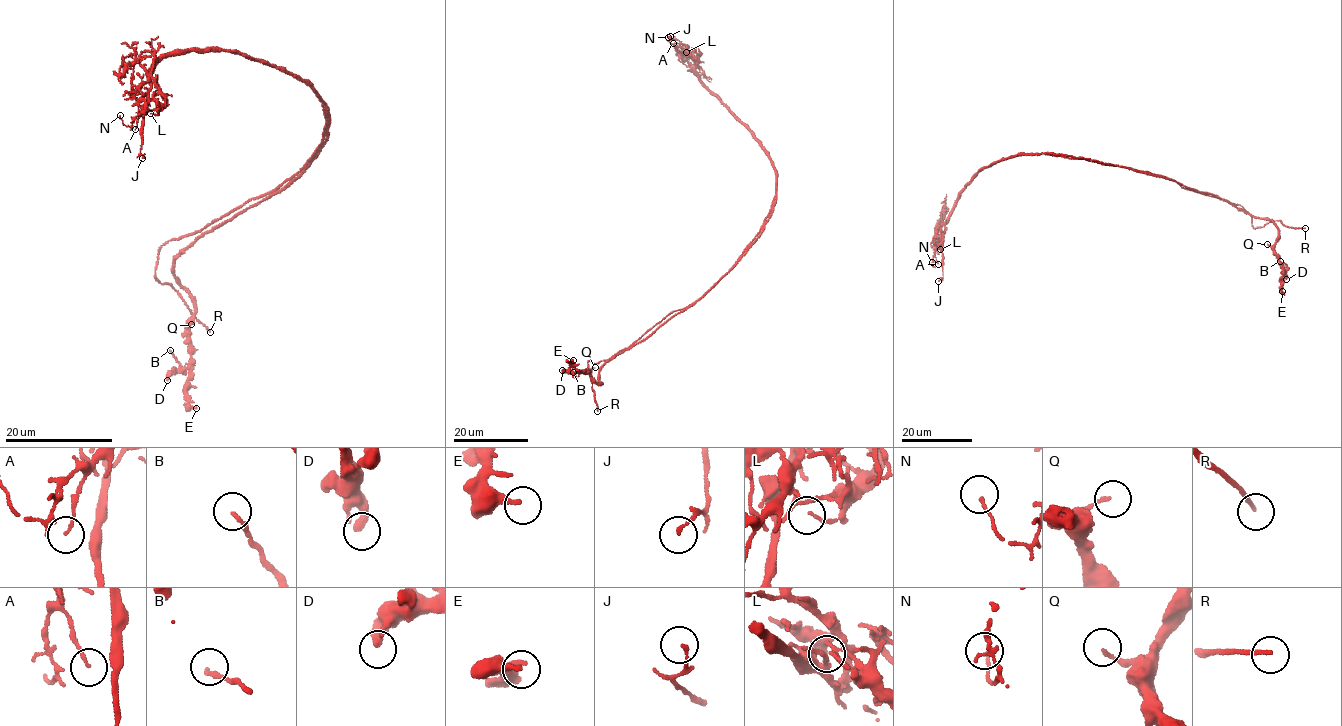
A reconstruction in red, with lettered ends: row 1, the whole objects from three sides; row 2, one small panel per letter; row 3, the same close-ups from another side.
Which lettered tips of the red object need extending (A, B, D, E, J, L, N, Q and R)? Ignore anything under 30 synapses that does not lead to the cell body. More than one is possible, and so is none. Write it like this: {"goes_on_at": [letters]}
{"goes_on_at": ["R"]}

